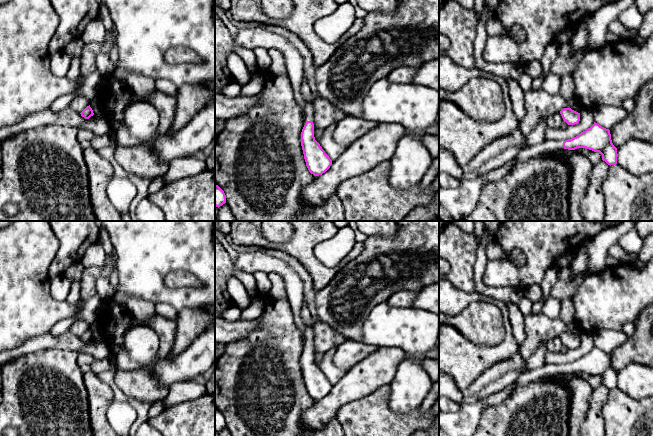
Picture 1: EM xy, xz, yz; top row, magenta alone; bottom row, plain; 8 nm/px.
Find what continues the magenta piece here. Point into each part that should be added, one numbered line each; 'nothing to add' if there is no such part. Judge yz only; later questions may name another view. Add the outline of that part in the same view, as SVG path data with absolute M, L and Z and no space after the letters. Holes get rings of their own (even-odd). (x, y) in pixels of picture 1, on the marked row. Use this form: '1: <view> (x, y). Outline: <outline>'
1: yz (460, 201). Outline: M543 141L527 148L523 148L518 155L506 162L500 168L477 176L472 180L461 180L456 188L441 188L439 190L439 205L446 209L456 221L463 221L475 208L486 183L503 179L518 162L529 160L545 152L562 150L561 141Z

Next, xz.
1: xz (309, 116). Outline: M306 99L306 116L305 119L307 121L314 120L314 112L313 112L313 100Z

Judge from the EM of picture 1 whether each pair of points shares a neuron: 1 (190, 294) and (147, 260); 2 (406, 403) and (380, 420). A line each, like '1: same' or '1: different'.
1: same
2: different

